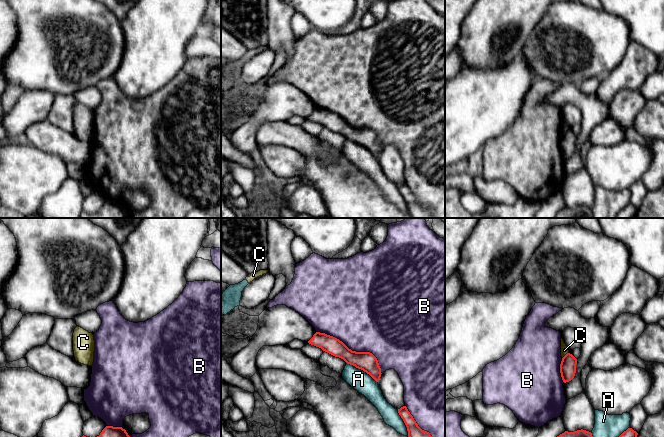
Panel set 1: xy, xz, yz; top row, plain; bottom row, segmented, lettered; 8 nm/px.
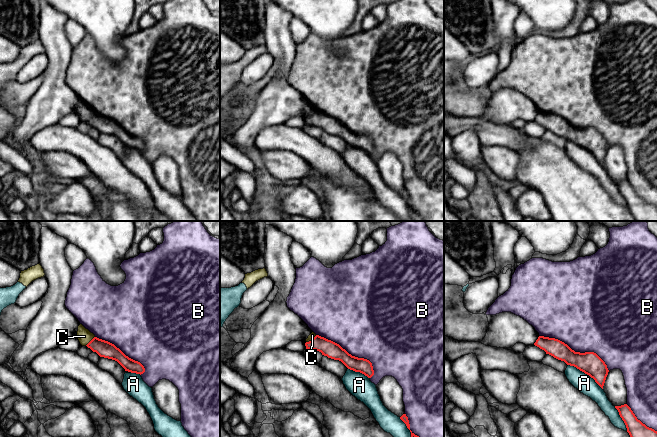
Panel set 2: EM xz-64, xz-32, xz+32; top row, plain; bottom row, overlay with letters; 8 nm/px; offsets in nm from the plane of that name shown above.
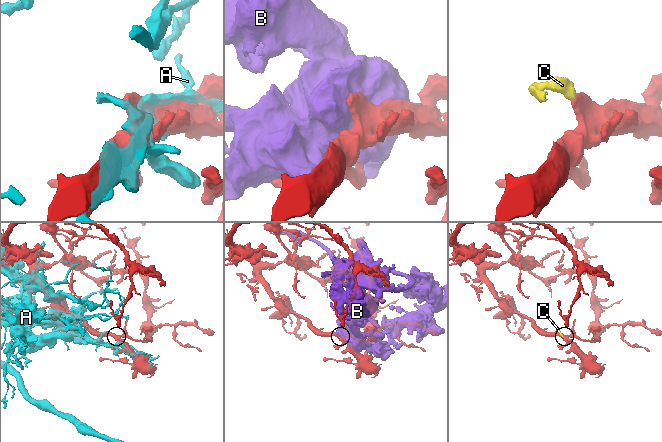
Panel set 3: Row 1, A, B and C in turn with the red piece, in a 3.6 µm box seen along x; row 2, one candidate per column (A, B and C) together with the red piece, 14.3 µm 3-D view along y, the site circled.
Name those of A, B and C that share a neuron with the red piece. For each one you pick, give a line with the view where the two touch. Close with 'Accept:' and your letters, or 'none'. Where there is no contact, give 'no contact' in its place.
Accept: none

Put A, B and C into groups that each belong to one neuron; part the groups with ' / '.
A C / B

